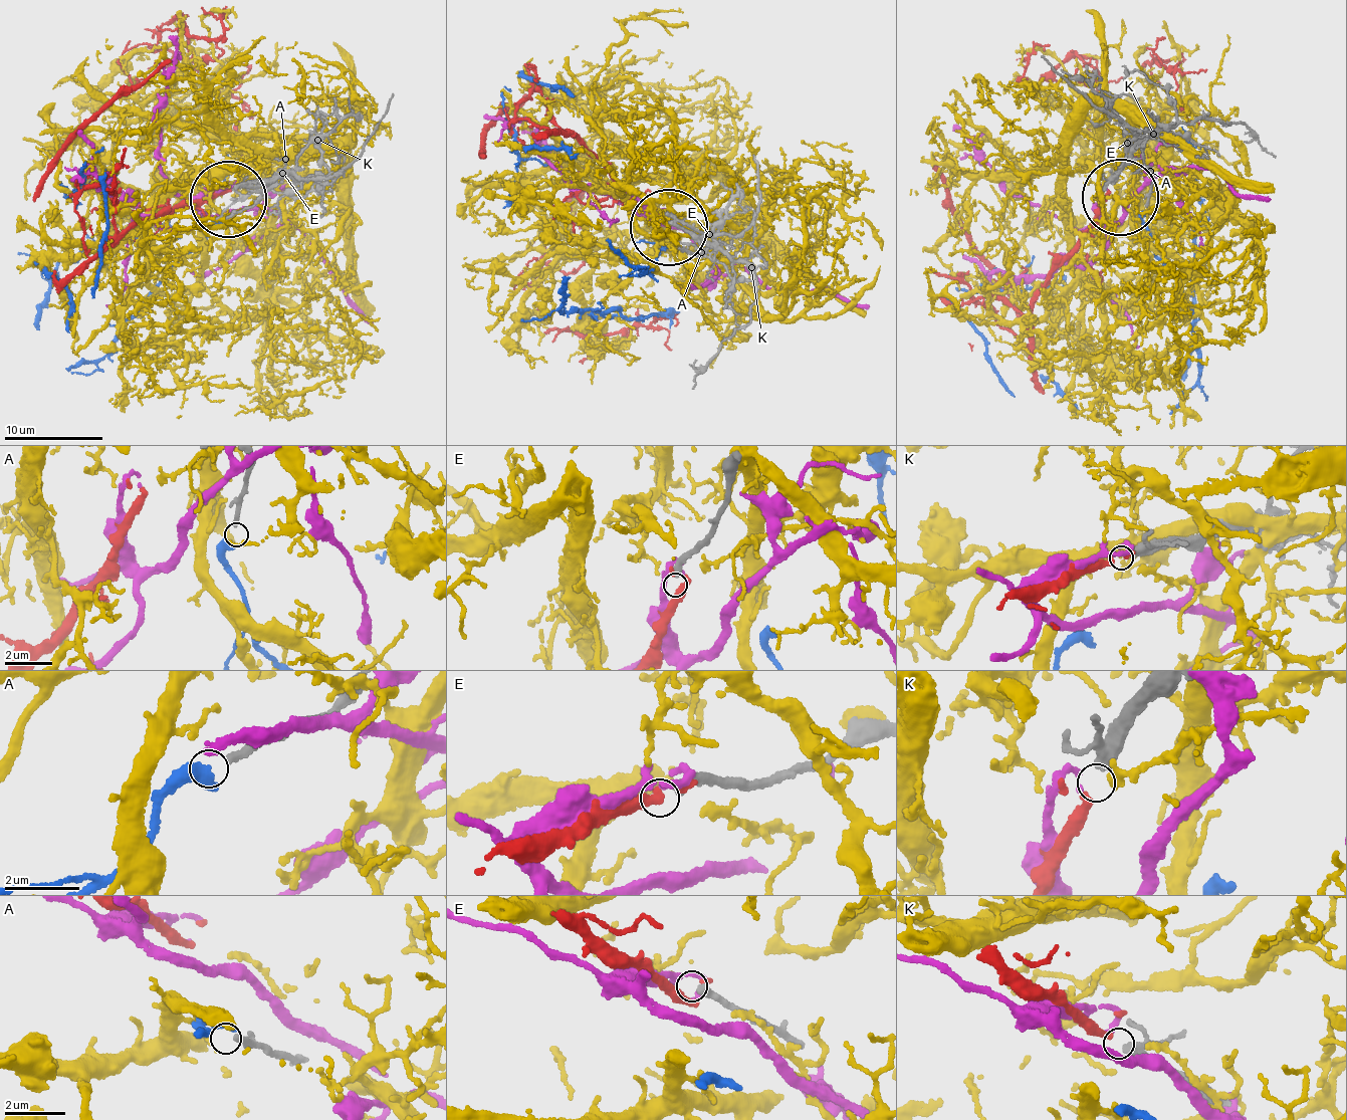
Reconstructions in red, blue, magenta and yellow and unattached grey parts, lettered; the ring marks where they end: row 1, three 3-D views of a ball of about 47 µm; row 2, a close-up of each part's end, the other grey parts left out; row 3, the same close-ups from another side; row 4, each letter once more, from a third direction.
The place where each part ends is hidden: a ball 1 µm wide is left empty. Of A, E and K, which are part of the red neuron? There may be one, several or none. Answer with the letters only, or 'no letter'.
K

